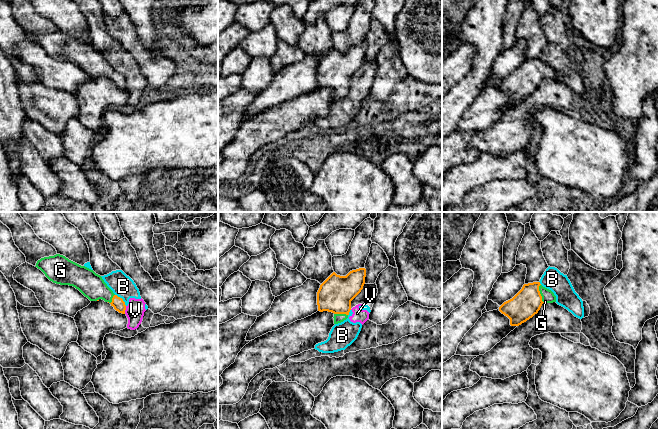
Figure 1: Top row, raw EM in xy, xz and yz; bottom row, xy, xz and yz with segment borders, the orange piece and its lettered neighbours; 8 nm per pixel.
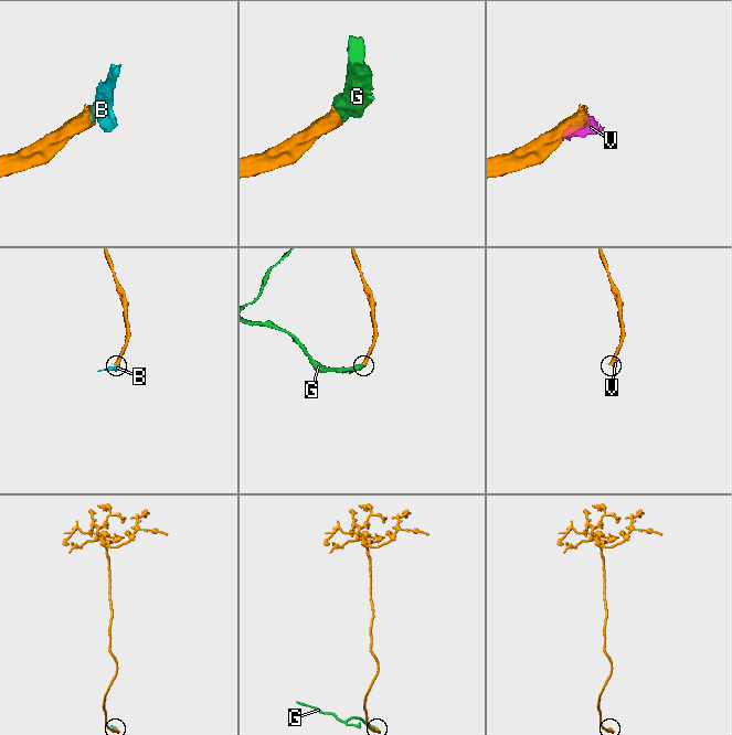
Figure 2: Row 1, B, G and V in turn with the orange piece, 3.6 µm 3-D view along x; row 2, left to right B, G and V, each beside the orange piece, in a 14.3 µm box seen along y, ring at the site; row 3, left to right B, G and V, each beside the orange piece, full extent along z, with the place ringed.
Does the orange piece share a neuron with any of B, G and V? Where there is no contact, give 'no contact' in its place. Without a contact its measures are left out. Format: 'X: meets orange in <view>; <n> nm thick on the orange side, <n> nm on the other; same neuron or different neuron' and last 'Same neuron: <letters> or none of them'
B: meets orange in xy; 100 nm thick on the orange side, 180 nm on the other; different neuron
G: meets orange in yz; 220 nm thick on the orange side, 100 nm on the other; same neuron
V: meets orange in xy; 100 nm thick on the orange side, 150 nm on the other; different neuron
Same neuron: G

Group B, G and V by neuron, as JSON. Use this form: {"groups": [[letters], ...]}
{"groups": [["B", "V"], ["G"]]}

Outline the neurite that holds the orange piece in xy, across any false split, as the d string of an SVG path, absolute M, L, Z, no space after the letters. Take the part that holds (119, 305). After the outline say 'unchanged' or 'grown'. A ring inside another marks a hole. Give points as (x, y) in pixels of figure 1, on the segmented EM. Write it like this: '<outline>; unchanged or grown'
M60 254L41 258L35 267L53 283L73 286L90 301L102 299L110 303L119 313L125 314L126 305L123 299L115 295L102 277L93 270Z; grown

